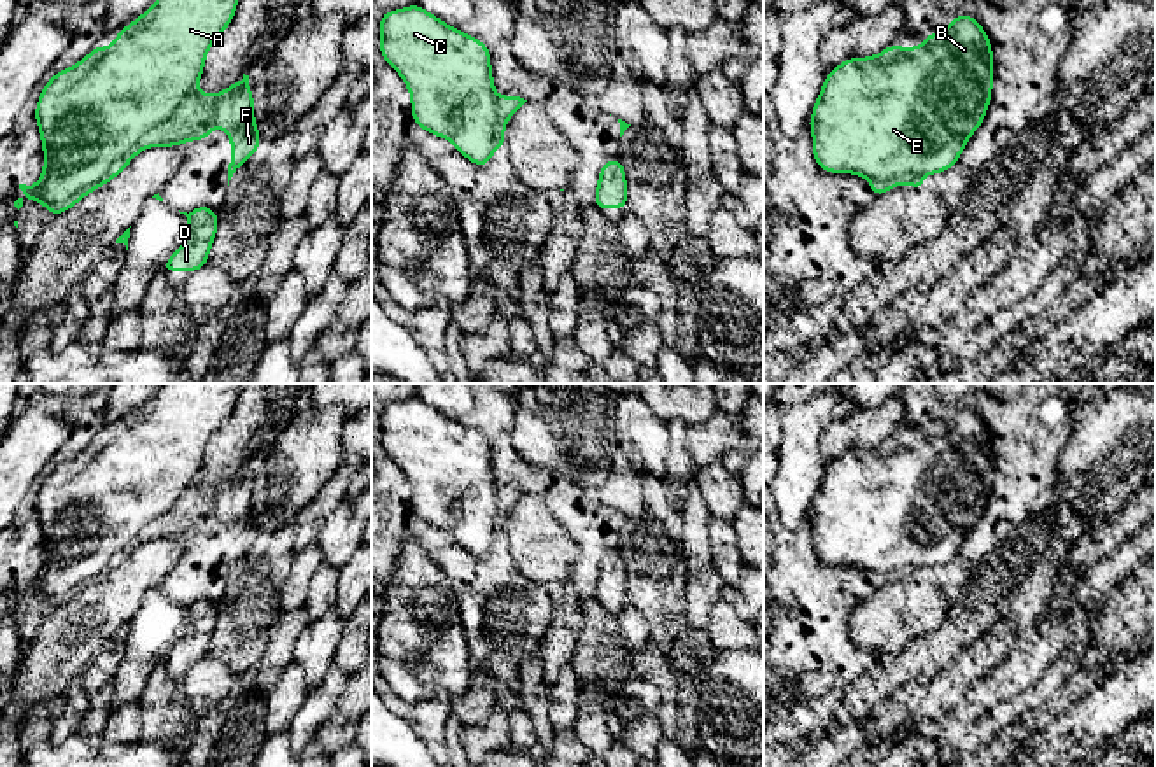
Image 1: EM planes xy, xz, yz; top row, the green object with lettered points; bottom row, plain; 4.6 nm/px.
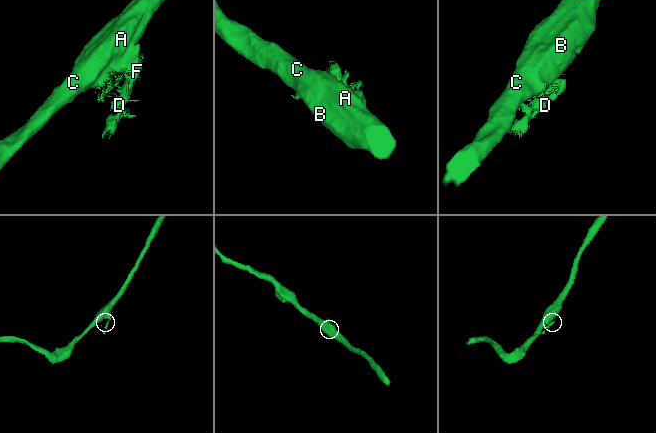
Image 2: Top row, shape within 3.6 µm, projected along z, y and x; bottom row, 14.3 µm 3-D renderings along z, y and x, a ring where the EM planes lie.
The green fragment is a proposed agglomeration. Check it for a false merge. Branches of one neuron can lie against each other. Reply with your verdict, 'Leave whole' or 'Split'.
Split

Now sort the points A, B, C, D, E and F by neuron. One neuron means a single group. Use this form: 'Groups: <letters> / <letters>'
Groups: A B C E / D F

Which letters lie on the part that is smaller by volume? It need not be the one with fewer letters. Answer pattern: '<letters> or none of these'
D, F

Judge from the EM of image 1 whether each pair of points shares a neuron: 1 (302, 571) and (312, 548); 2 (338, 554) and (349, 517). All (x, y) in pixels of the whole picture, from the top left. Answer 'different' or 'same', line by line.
1: same
2: same

